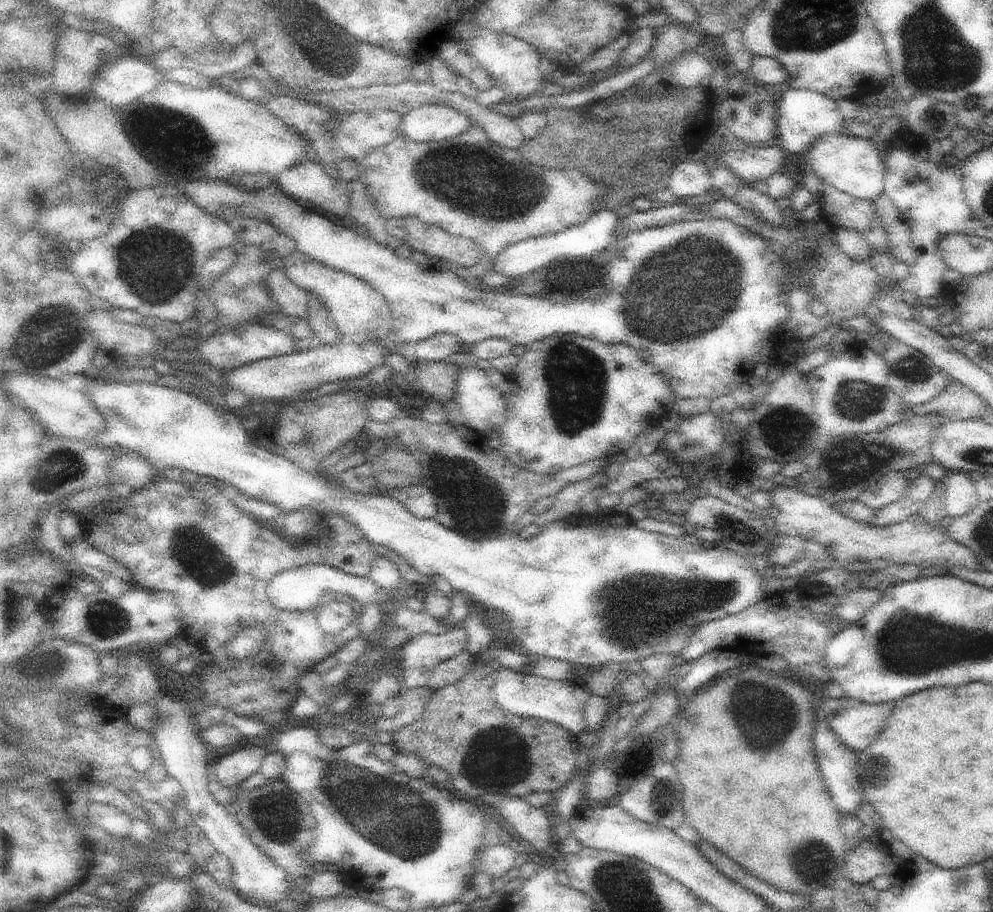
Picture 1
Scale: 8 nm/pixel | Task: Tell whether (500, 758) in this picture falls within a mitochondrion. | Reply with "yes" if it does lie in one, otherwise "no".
yes

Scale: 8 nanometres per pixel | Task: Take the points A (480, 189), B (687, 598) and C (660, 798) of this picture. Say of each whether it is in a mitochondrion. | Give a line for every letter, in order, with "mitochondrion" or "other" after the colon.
A: mitochondrion
B: mitochondrion
C: mitochondrion

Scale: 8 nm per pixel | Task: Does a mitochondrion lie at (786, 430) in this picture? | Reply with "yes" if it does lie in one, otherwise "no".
yes

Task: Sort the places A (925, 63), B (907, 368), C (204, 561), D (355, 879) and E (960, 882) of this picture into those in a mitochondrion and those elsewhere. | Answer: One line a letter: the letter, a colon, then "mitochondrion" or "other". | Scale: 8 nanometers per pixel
A: mitochondrion
B: mitochondrion
C: mitochondrion
D: other
E: mitochondrion

